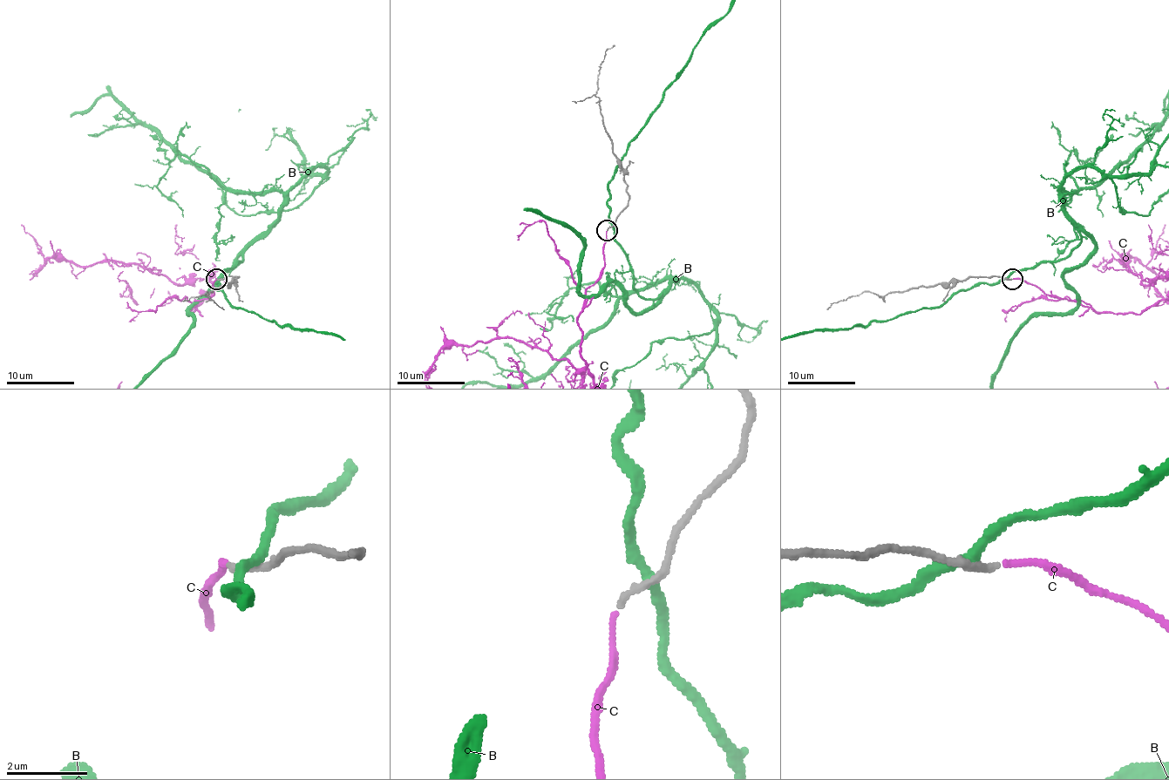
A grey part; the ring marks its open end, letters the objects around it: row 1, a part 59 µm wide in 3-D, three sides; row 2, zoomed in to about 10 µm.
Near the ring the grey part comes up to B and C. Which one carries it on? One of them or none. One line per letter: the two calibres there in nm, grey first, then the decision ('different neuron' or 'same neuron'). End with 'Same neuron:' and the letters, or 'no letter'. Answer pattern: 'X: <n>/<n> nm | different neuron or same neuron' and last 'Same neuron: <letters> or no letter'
B: 240/240 nm | different neuron
C: 160/140 nm | same neuron
Same neuron: C

